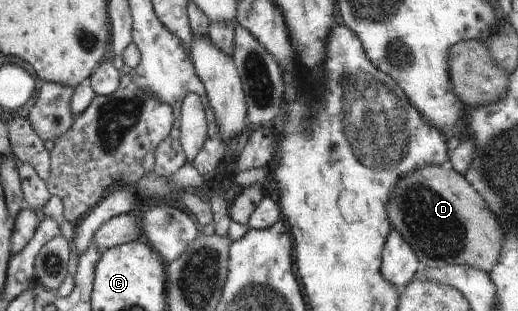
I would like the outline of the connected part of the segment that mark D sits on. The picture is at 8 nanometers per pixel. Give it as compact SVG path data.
M426 165L420 167L418 172L402 177L394 190L390 193L390 202L386 205L386 213L392 229L402 235L403 241L410 245L416 258L426 267L442 268L448 265L468 265L488 272L498 261L502 249L502 227L482 201L482 197L472 188L462 174L454 169L445 170L440 165Z

